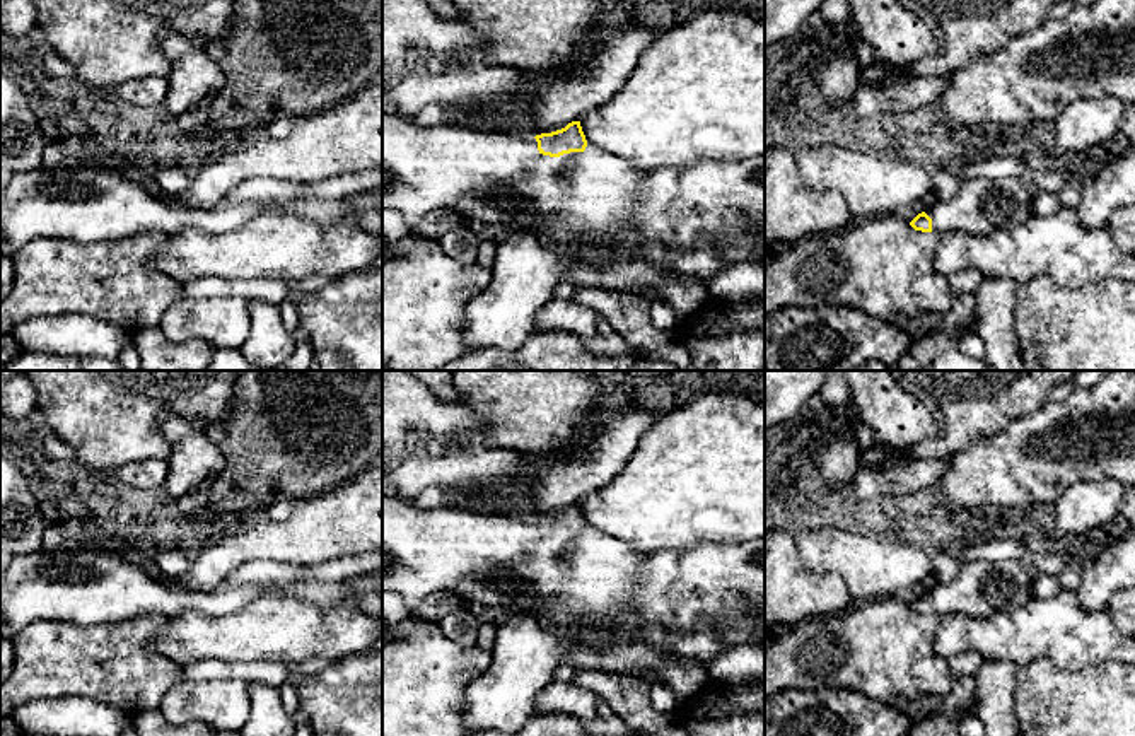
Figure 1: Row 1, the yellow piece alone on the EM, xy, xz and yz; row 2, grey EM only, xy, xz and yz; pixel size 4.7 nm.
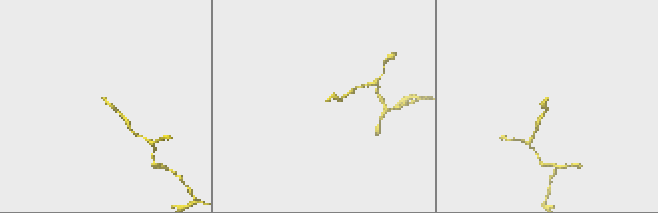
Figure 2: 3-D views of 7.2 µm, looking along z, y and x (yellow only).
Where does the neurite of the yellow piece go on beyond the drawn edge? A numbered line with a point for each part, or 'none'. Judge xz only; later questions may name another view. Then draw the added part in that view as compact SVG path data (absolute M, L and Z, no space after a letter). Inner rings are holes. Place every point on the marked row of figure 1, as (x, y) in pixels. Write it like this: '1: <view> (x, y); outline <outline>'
1: xz (495, 176); outline M382 113L382 210L387 208L399 212L411 227L432 210L456 210L473 222L505 224L510 231L534 236L546 248L587 268L637 261L630 251L630 225L667 248L690 248L700 234L710 234L724 246L725 260L732 266L753 260L765 261L765 155L742 162L700 161L688 167L642 172L628 161L591 145L584 152L550 157L538 150L533 135L519 135L507 126L425 126L399 113Z

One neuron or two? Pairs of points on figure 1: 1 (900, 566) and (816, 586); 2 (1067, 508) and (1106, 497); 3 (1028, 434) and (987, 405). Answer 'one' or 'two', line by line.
1: two
2: one
3: two

